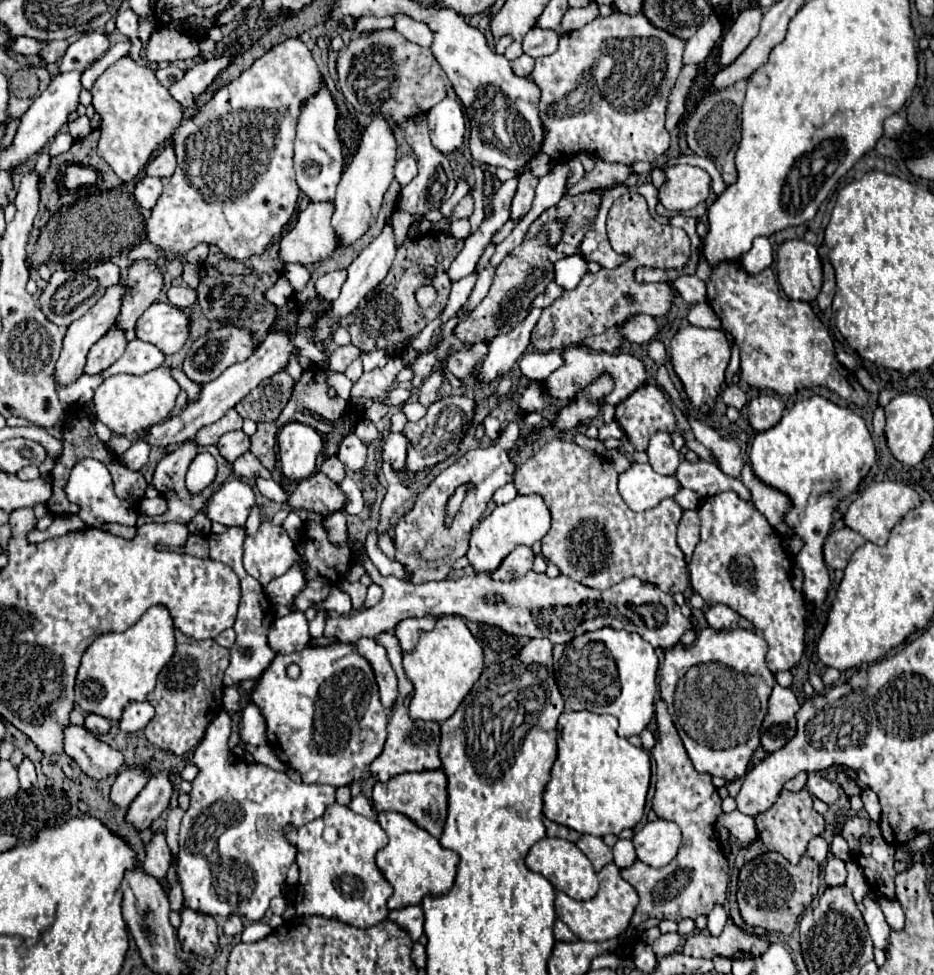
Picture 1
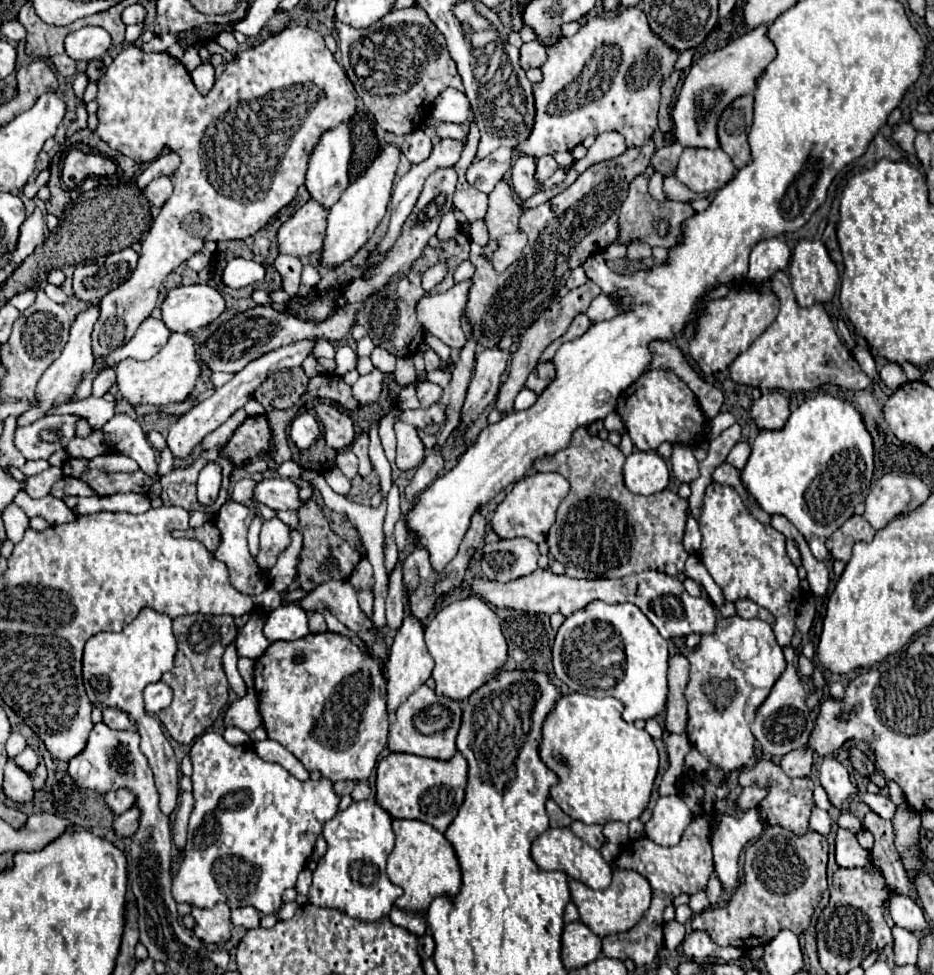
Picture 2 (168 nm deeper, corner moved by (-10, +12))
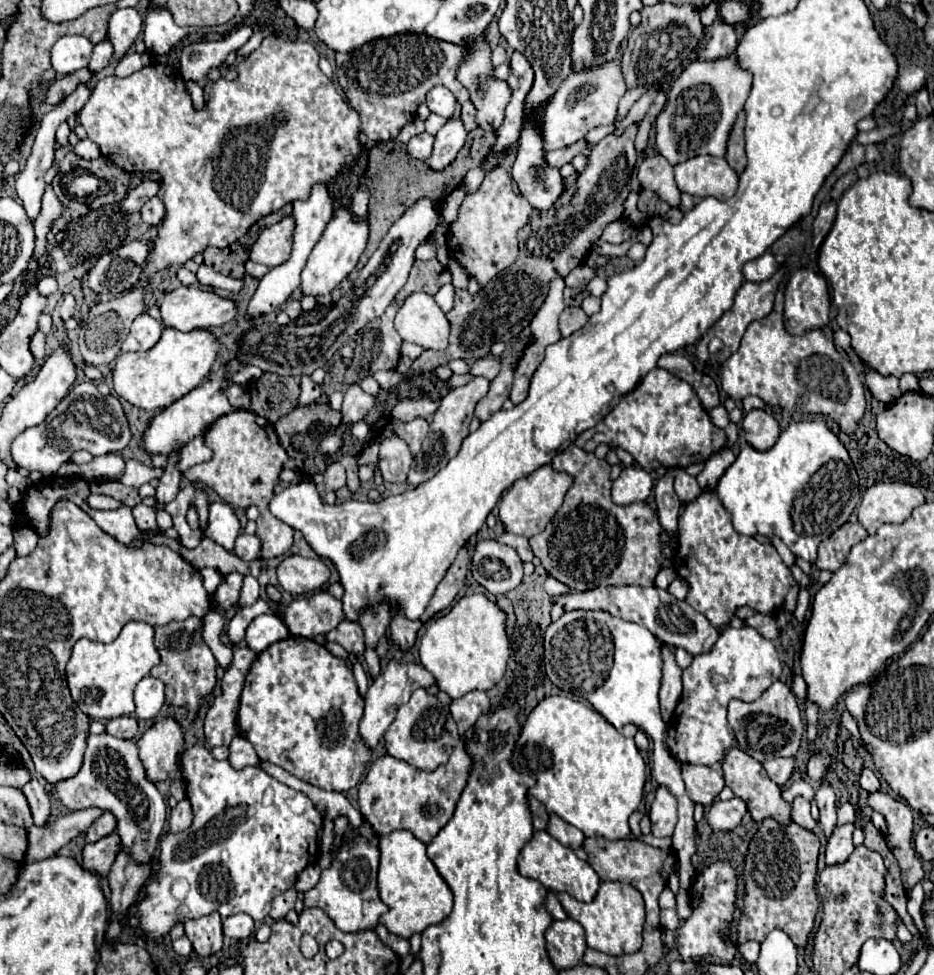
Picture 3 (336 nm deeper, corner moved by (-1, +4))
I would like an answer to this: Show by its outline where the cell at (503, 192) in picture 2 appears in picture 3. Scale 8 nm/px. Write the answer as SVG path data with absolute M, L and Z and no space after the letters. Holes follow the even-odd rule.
M503 167L493 169L493 173L489 173L489 177L483 181L481 189L463 199L459 217L449 227L449 255L461 261L467 273L475 277L481 287L485 287L499 271L515 263L519 255L517 233L529 221L531 211L533 207L517 193L509 173Z

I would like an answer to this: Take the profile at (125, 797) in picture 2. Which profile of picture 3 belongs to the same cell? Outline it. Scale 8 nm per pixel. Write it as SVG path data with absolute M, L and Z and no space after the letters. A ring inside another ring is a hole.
M105 811L105 813L103 813L99 819L95 819L93 825L87 829L87 841L93 843L93 841L97 841L97 839L101 839L101 837L113 833L113 831L115 831L115 817L113 817L113 813Z

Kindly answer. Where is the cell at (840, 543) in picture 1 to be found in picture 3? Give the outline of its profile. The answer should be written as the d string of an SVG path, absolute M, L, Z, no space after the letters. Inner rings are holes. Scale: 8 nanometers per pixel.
M859 523L841 525L827 541L819 545L819 557L815 561L817 569L837 571L845 563L849 549L865 539L867 539L867 531Z

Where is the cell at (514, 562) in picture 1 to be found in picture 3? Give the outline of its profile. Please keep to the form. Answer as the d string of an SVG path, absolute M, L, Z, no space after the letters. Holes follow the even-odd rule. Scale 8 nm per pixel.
M479 541L473 555L473 579L491 595L505 595L523 581L523 561L509 545Z

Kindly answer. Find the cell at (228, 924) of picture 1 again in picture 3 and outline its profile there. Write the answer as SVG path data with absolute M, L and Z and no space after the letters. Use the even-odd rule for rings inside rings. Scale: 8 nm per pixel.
M245 913L231 915L223 919L223 933L233 939L247 939L253 933L253 919Z

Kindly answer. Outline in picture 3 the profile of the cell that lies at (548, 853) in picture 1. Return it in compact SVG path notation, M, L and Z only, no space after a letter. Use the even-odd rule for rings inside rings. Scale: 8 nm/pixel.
M537 831L533 835L533 839L523 847L523 851L517 859L517 867L519 867L519 873L523 877L537 879L547 889L557 891L557 893L567 891L571 897L575 897L579 901L593 901L593 897L597 895L599 885L601 885L601 881L599 881L597 873L593 871L593 867L587 861L579 859L569 847L561 845L547 831Z

